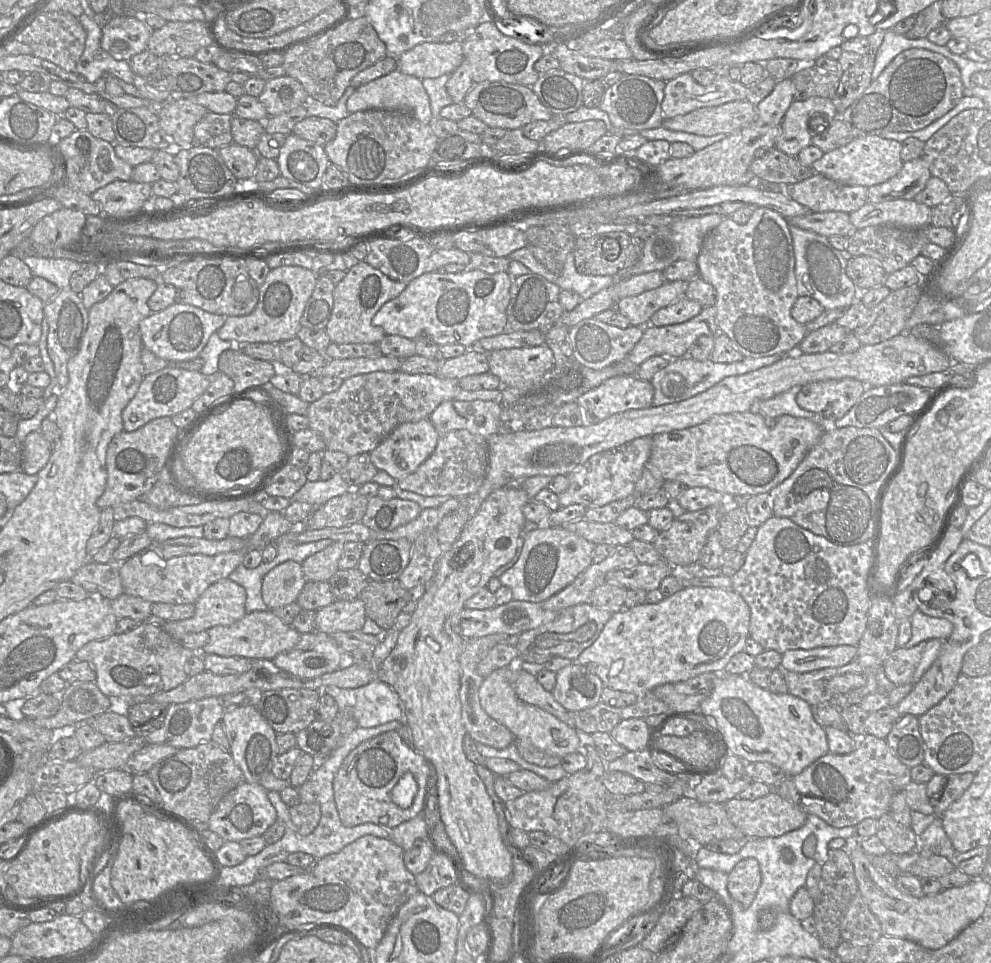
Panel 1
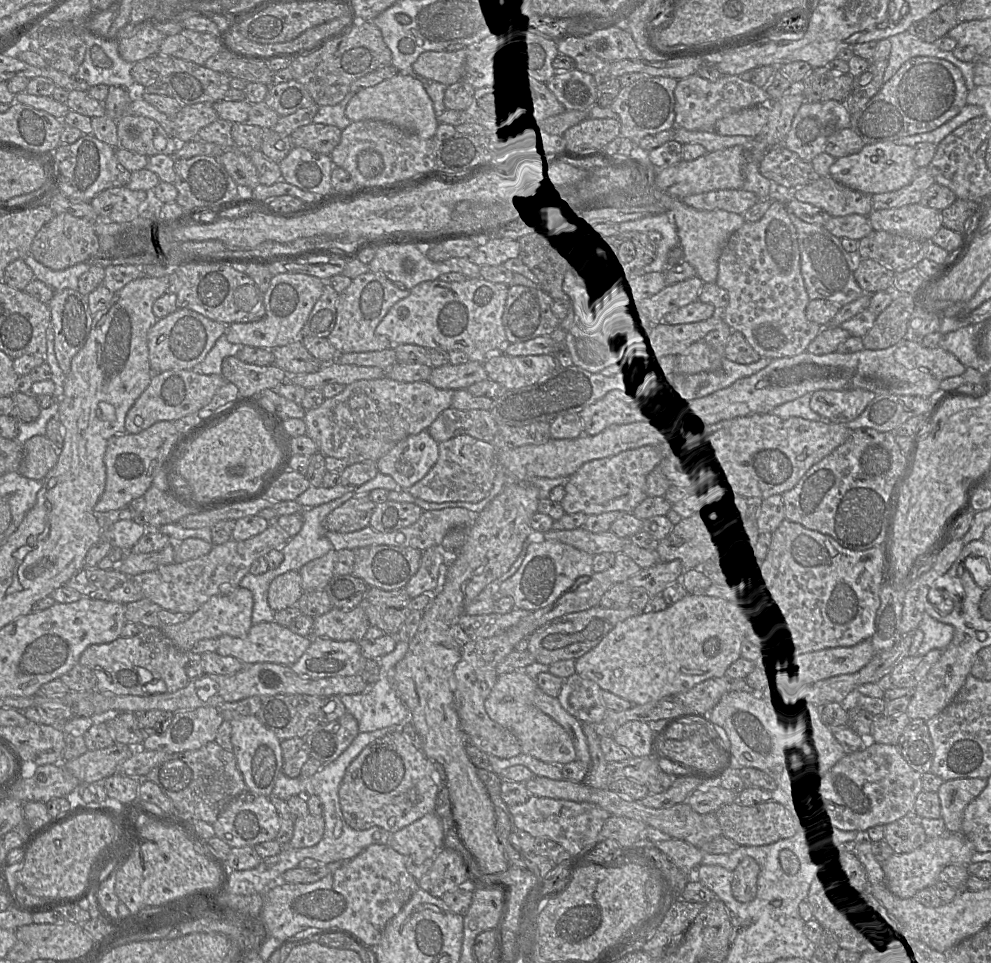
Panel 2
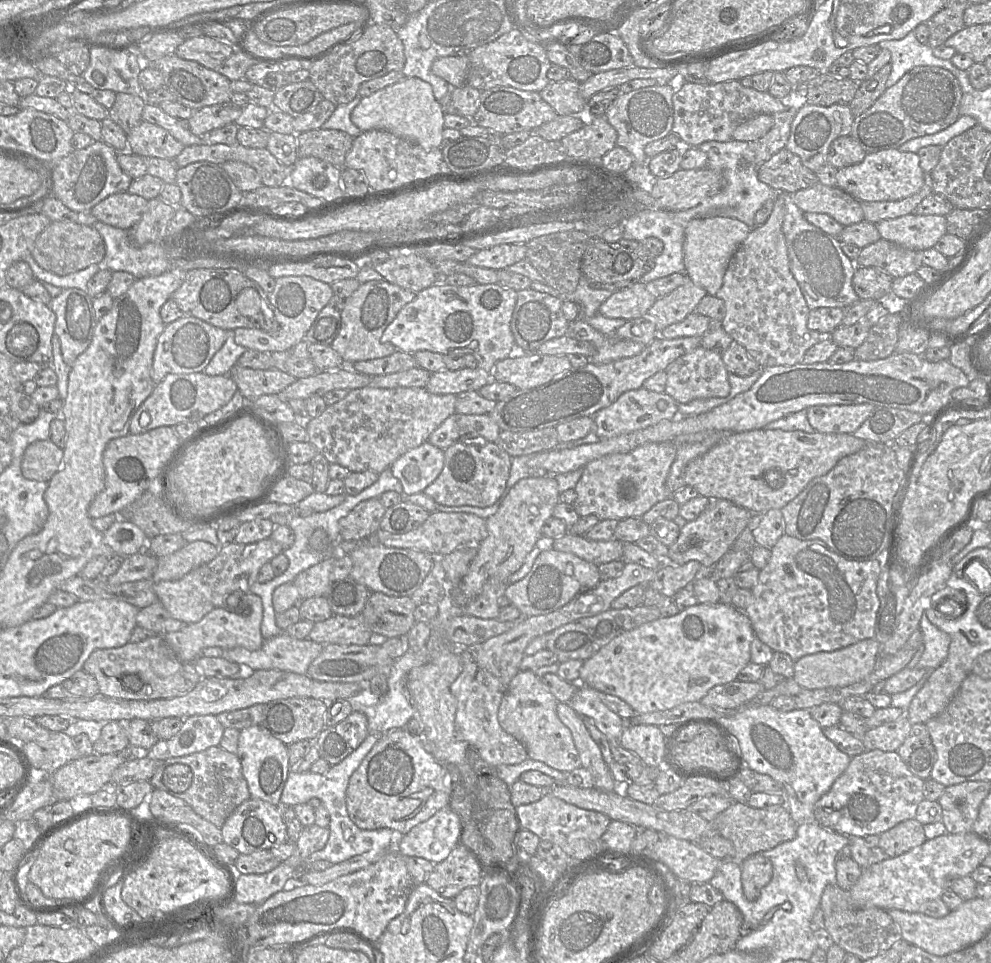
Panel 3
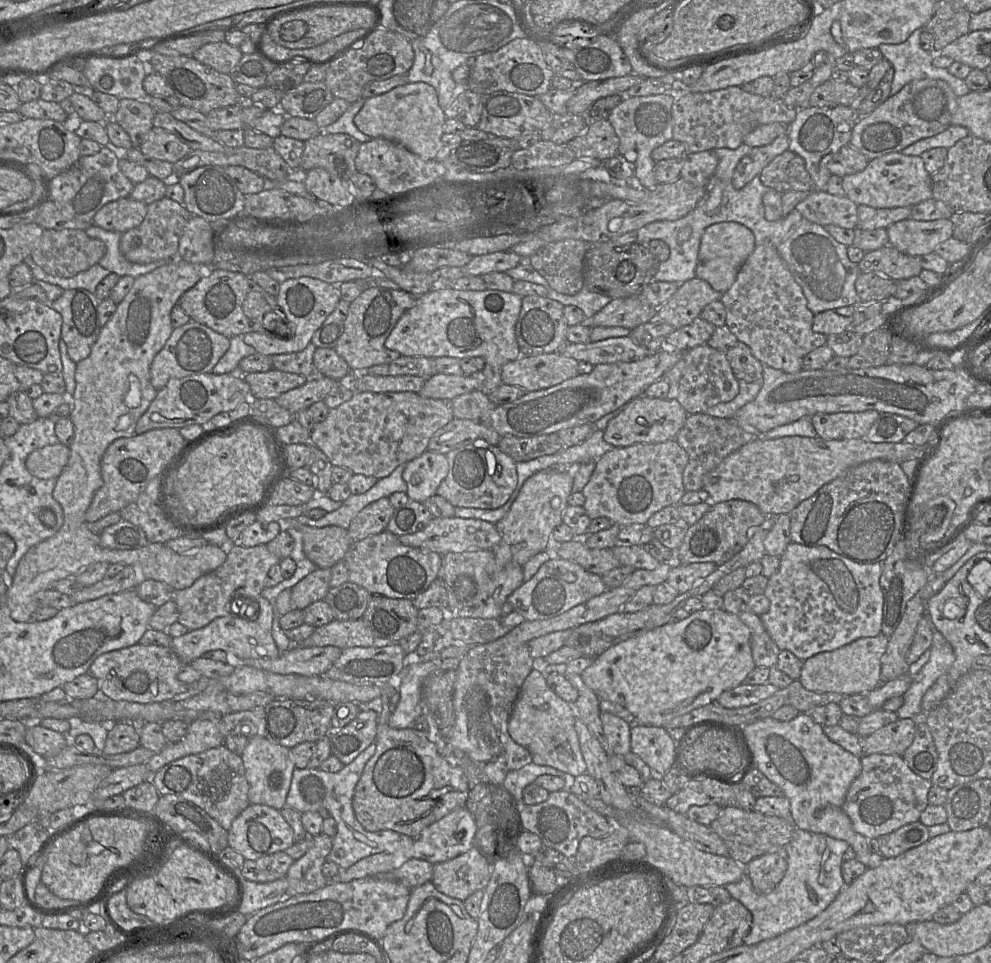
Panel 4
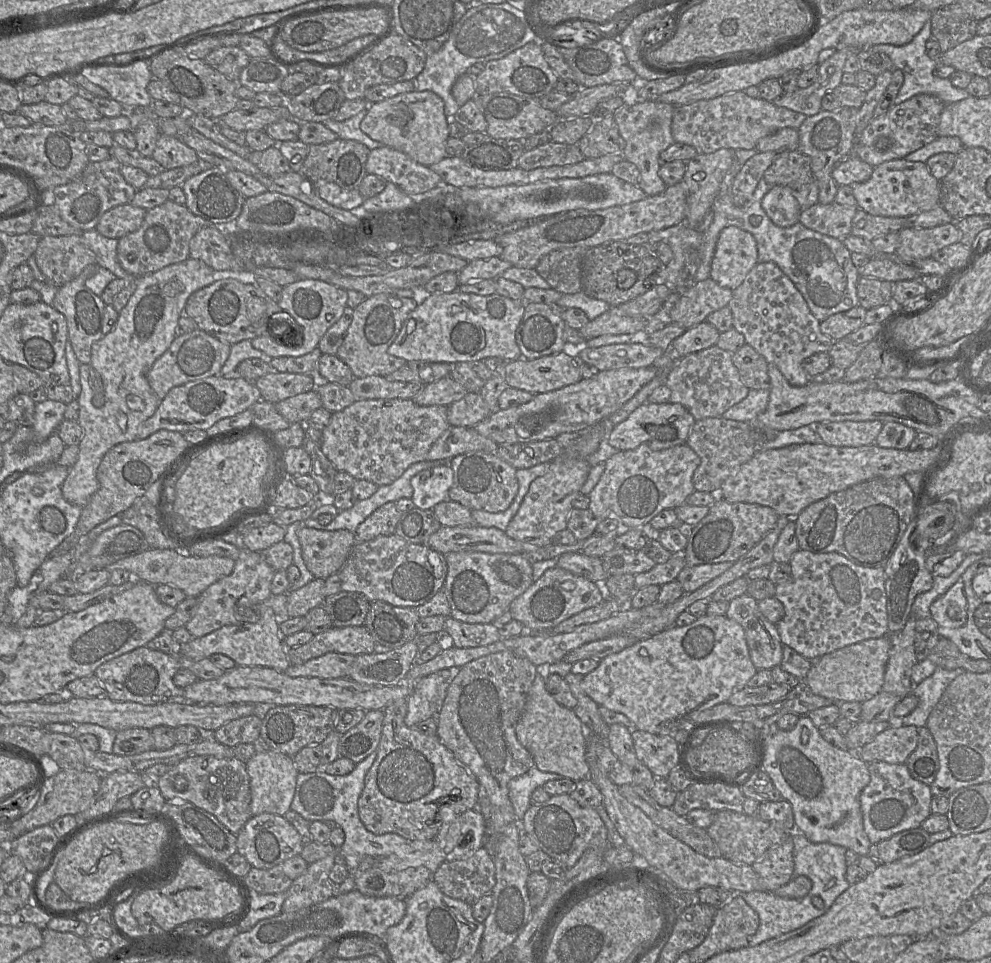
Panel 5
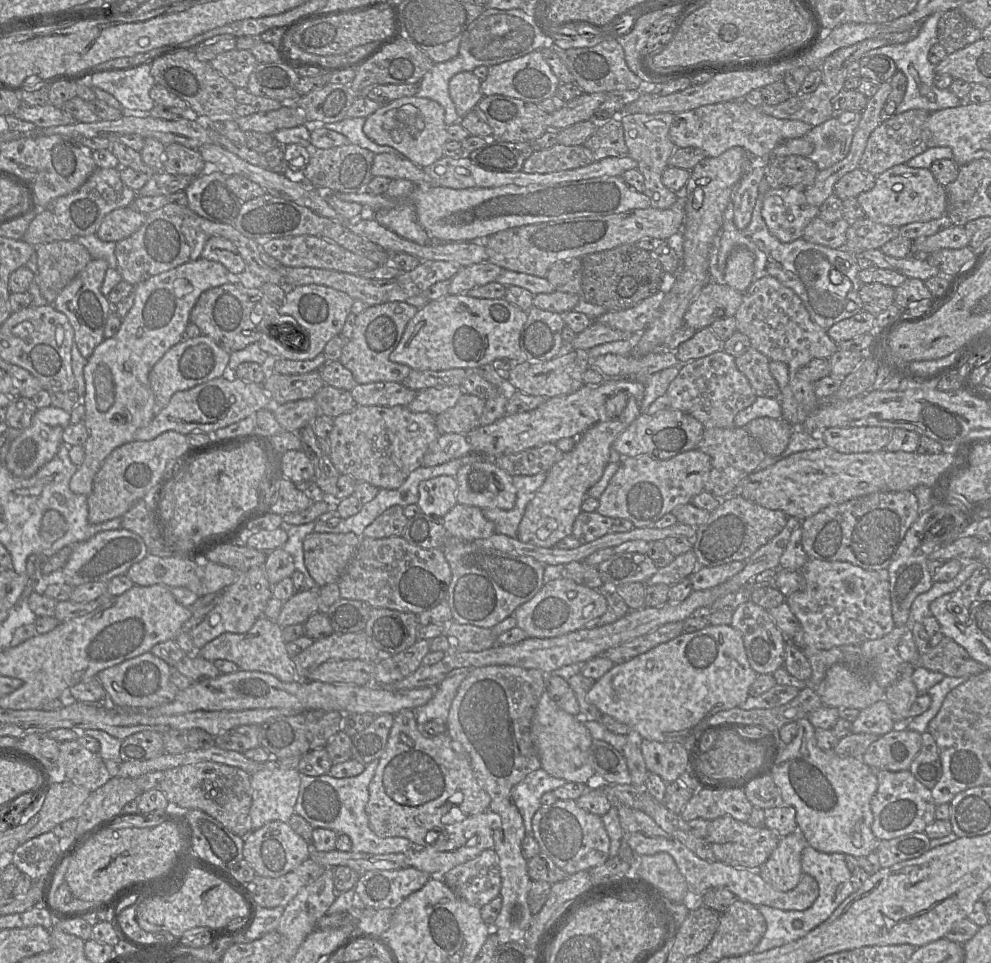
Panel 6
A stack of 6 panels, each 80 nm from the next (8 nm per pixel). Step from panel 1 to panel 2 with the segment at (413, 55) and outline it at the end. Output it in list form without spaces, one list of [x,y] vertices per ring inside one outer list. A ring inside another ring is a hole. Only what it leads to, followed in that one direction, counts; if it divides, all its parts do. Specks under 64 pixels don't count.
[[[466,49],[455,51],[425,51],[413,64],[418,75],[452,85],[465,77]]]

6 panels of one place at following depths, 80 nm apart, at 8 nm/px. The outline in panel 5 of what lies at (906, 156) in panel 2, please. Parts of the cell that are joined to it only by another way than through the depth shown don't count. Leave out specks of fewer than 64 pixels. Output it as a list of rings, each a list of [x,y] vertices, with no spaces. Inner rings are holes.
[[[896,159],[883,162],[873,167],[869,180],[851,185],[853,195],[858,203],[858,208],[865,212],[881,217],[909,217],[932,210],[940,202],[940,182],[934,178],[928,167],[923,162],[911,162],[905,159]]]

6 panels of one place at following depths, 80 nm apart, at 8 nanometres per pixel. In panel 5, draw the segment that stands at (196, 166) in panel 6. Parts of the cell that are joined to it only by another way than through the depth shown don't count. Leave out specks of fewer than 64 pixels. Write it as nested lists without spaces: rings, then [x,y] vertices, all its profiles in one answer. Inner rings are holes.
[[[160,134],[152,158],[157,161],[164,170],[188,166],[197,161],[196,152],[184,144],[180,139]]]

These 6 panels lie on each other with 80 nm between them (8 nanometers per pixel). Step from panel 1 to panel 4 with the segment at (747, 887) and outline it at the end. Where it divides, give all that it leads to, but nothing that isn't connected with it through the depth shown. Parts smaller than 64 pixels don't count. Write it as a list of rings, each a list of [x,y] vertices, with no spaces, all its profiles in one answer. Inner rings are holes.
[[[784,847],[763,854],[746,865],[746,873],[757,893],[772,891],[783,879],[788,863]]]

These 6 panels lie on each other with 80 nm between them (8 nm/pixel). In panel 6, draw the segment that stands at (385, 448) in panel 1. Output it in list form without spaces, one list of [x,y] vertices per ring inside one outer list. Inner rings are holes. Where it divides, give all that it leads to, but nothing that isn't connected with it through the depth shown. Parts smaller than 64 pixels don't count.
[[[441,475],[422,481],[418,486],[417,505],[423,513],[444,517],[457,503],[457,480],[453,476]]]

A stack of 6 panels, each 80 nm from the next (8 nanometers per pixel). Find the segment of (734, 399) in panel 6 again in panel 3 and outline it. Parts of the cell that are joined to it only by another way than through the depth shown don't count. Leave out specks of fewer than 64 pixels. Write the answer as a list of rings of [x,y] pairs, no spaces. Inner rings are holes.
[[[702,346],[674,360],[667,366],[665,372],[665,393],[677,403],[688,403],[695,399],[726,397],[730,393],[729,372],[722,360],[722,355]]]

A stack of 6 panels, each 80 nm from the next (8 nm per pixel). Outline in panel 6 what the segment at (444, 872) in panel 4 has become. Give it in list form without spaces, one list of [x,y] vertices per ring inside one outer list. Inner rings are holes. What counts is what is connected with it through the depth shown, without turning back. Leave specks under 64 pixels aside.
[[[487,849],[482,851],[482,853],[480,853],[477,857],[475,857],[474,859],[471,859],[463,864],[457,865],[454,868],[452,868],[451,870],[447,871],[443,876],[431,876],[431,877],[441,877],[441,879],[444,881],[444,883],[461,899],[465,900],[468,904],[476,906],[476,907],[483,907],[484,905],[486,905],[487,903],[489,903],[491,900],[493,900],[494,898],[496,898],[497,896],[500,895],[500,890],[501,890],[501,884],[502,884],[502,880],[501,880],[501,875],[500,875],[500,867],[499,867],[499,858],[497,853],[494,851],[494,849]]]

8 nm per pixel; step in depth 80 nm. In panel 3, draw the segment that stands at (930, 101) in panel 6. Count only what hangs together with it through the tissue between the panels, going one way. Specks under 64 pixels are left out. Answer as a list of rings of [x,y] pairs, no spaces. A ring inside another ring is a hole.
[[[914,31],[899,40],[887,40],[878,43],[881,49],[891,53],[891,73],[886,87],[896,84],[904,74],[916,66],[938,66],[950,71],[959,81],[963,94],[972,93],[975,89],[970,83],[968,72],[954,66],[951,60],[938,58],[933,48],[918,41]]]

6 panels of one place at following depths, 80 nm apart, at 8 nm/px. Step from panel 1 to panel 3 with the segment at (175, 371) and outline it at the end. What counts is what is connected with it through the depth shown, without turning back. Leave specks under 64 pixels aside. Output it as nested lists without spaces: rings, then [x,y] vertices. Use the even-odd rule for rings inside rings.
[[[204,372],[168,374],[155,385],[151,395],[132,416],[130,434],[142,434],[161,426],[174,427],[184,422],[198,422],[225,406],[237,391],[237,384],[228,374],[217,376],[210,376]]]

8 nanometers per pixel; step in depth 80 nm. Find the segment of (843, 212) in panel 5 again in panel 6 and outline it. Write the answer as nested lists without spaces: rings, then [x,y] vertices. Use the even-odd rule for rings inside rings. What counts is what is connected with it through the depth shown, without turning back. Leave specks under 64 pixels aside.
[[[818,216],[804,229],[802,238],[807,242],[832,249],[845,249],[846,233],[849,227],[850,223],[845,218],[828,223]]]

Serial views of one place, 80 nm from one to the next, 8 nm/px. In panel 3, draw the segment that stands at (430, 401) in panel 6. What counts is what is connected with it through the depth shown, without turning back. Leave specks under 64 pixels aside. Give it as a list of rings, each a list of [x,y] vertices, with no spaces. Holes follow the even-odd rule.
[[[465,367],[460,370],[445,369],[430,375],[426,389],[432,394],[458,395],[466,391],[479,391],[490,381],[491,375],[478,367]]]

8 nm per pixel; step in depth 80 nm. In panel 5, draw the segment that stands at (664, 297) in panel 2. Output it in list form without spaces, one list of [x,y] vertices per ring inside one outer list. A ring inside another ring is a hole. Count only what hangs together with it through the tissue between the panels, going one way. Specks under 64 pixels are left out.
[[[710,278],[697,281],[680,292],[668,313],[668,322],[688,329],[706,321],[712,312],[727,307],[731,297],[731,289],[719,286]]]

